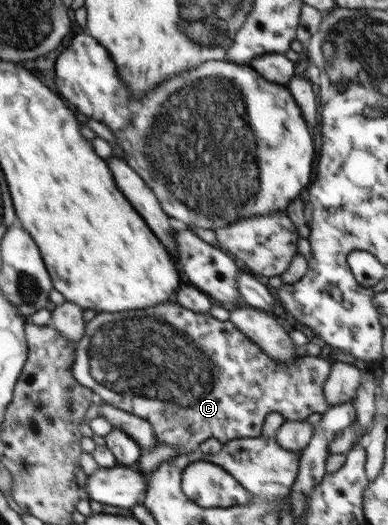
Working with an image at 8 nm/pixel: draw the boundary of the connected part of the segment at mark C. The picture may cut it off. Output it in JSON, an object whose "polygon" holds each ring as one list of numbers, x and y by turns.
{"polygon":[[170,301,165,305,157,305,147,310,123,311,123,313,99,312,92,321,86,324,84,335,76,344,76,358,73,363,72,374,80,385,87,387,93,391,98,400,112,405,113,407,125,410,139,417,149,417,146,419,155,431,156,439,161,444,167,443,178,447,181,454,189,454,199,450,199,445,209,437,218,438,218,440,226,445,234,439,243,439,261,436,261,428,267,417,272,411,280,413,286,421,305,420,312,413,324,414,331,405,327,404,323,392,330,367,333,360,324,356,308,356,295,358,290,362,276,362,269,357,265,351,261,349,253,340,250,340,239,329,234,328,234,324,228,321,218,321,214,319,210,313,195,313,193,311,181,307,177,302]]}

